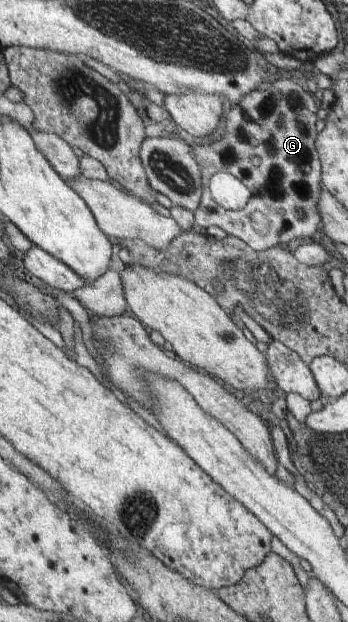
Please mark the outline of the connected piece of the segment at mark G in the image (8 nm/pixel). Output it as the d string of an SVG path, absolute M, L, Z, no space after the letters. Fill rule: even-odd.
M287 78L270 82L259 92L250 92L238 105L231 105L222 139L193 146L192 155L203 177L200 205L193 212L194 222L206 229L210 226L222 228L228 235L239 237L256 251L265 251L277 245L286 247L295 238L317 238L317 228L322 224L318 202L323 188L320 184L322 166L316 151L316 138L319 134L315 127L319 120L317 110L319 102L314 95ZM216 172L232 174L250 190L249 200L243 209L231 211L213 200L208 183Z

